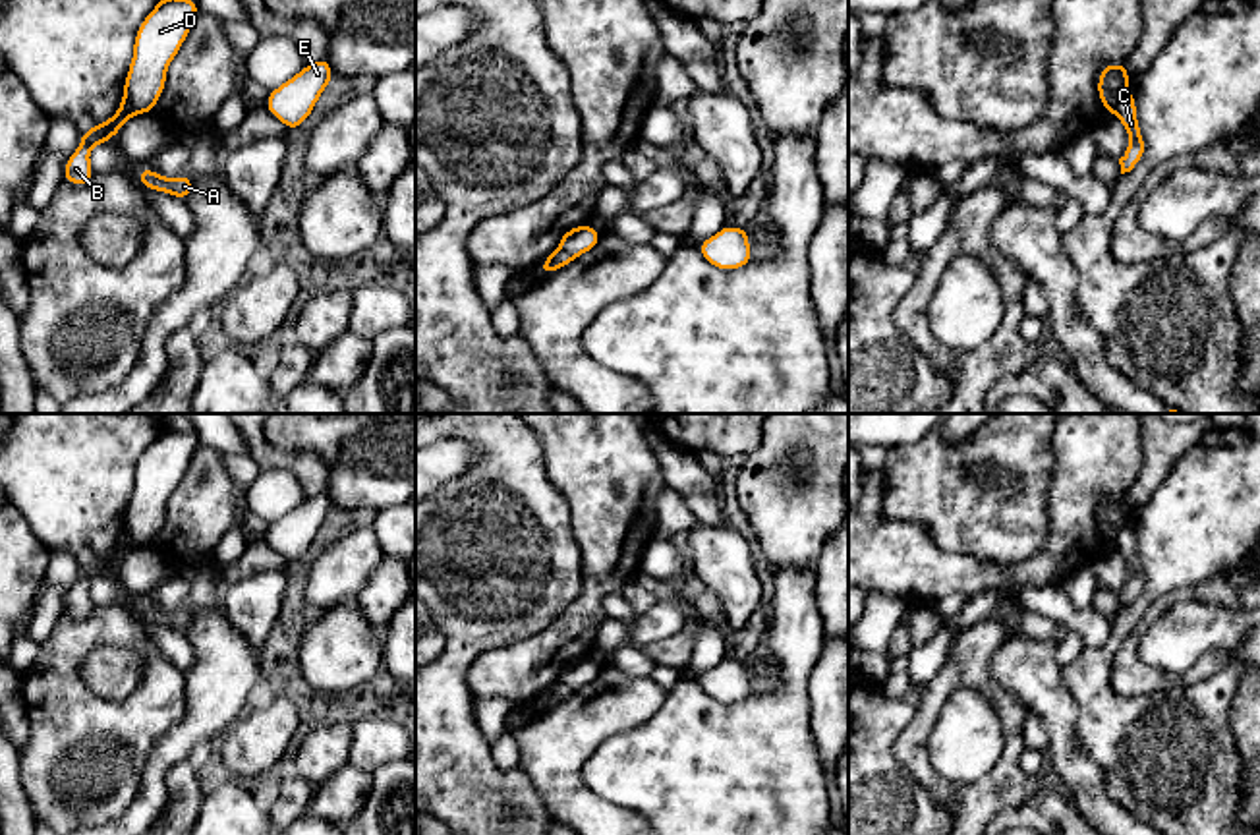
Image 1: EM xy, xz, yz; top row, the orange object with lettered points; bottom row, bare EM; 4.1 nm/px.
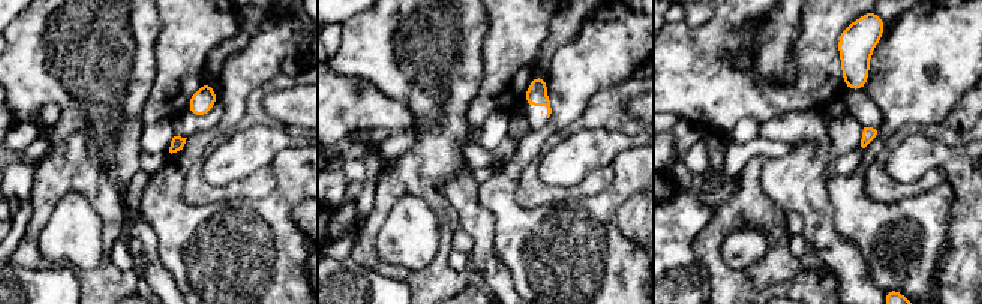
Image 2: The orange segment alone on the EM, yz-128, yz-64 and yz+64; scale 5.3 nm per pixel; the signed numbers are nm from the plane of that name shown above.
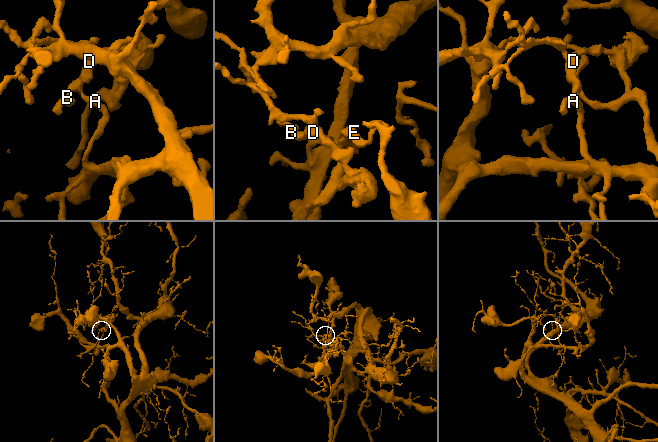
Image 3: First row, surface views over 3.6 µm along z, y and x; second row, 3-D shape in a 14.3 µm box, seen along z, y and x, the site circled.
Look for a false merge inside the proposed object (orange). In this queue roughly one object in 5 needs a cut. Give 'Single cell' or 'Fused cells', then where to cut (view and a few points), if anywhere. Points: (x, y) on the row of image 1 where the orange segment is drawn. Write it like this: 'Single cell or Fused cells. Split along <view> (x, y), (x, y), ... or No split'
Fused cells. Split along yz (1127, 89), (1112, 111)

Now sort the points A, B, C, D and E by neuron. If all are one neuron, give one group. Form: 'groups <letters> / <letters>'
groups A B C / D E

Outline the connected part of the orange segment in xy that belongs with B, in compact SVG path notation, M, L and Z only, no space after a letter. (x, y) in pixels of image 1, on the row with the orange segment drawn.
M124 95L116 114L102 124L95 124L91 130L81 131L79 147L64 164L62 182L72 182L79 187L87 186L95 170L89 162L89 151L99 143L110 143L114 133L120 133L124 124L137 114L131 101Z

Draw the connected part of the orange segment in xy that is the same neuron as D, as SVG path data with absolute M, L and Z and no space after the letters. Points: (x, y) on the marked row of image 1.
M160 0L141 21L124 81L124 95L137 114L151 114L162 97L166 70L180 52L197 14L197 0Z

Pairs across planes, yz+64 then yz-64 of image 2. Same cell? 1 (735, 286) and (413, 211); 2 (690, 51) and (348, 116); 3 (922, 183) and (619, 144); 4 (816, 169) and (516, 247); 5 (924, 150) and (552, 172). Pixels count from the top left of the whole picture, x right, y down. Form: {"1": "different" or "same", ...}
{"1": "different", "2": "same", "3": "different", "4": "different", "5": "same"}

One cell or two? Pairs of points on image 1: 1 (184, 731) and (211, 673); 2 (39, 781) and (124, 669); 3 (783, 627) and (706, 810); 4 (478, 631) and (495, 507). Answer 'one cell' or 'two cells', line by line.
1: one cell
2: two cells
3: one cell
4: one cell

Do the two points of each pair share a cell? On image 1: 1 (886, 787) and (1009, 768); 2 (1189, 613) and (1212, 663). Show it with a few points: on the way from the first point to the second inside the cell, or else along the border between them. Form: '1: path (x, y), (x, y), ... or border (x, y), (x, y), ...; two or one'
1: border (895, 741), (895, 758), (949, 812); two
2: border (1231, 658), (1206, 650), (1185, 671), (1168, 673); two

